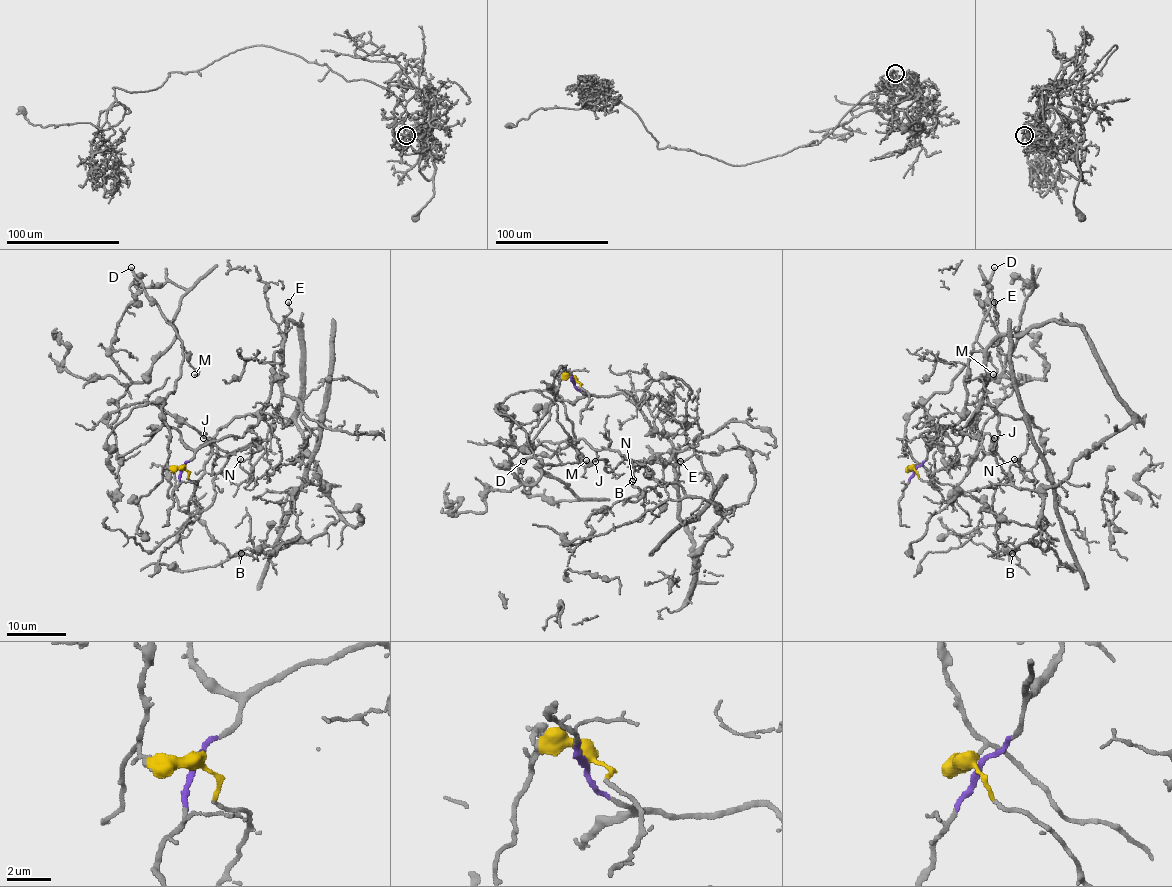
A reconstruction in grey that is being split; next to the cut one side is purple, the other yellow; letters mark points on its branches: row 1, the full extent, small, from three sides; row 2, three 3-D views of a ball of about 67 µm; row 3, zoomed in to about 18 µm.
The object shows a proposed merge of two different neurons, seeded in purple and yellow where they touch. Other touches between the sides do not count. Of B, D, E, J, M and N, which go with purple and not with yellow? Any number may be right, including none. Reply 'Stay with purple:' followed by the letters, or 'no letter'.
Stay with purple: B, E, J, N

